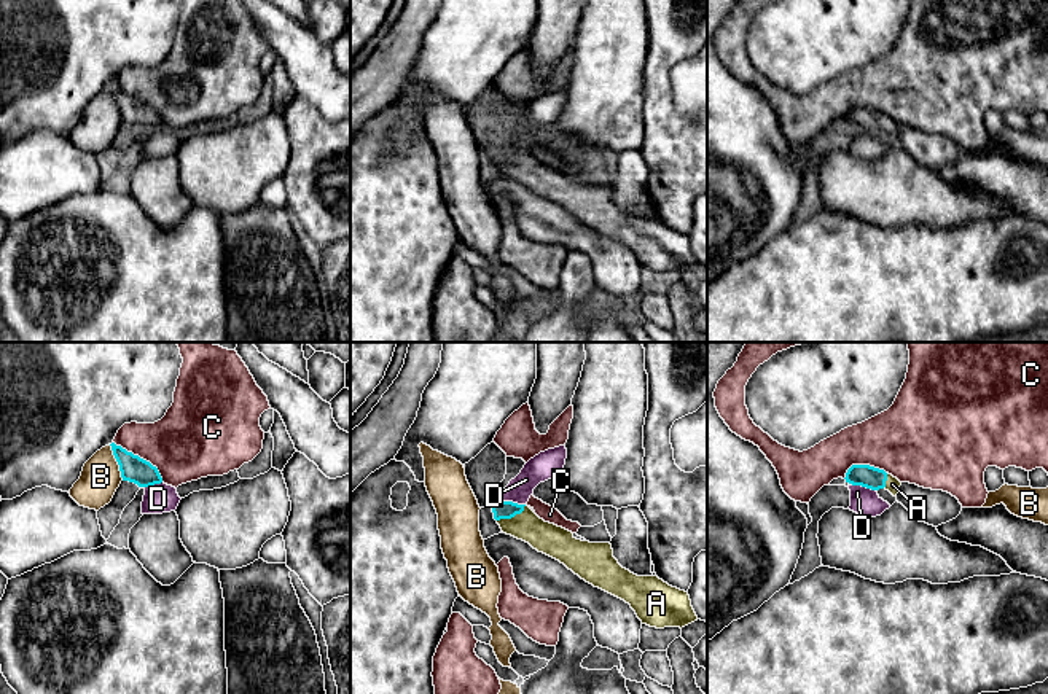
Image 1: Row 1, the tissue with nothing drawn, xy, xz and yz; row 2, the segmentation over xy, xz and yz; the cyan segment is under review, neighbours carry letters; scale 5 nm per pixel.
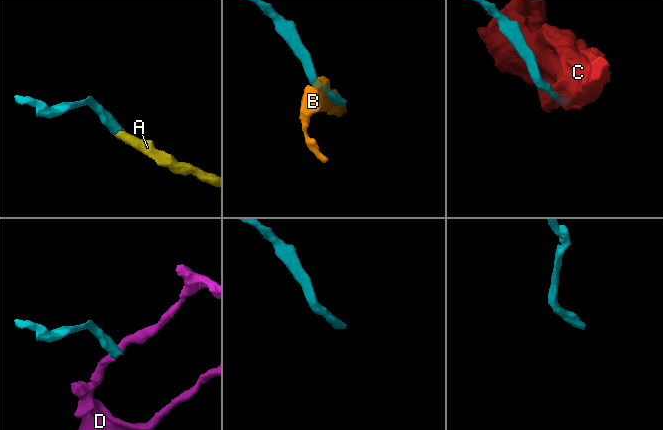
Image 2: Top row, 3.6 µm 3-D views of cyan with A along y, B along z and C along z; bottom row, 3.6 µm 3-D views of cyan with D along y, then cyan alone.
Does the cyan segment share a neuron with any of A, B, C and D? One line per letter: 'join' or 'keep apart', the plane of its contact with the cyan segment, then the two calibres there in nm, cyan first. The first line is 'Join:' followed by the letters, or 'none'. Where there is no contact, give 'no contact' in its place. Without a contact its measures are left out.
Join: A
A: join; contact in xz; calibres 100 and 160 nm
B: keep apart; contact in xy; calibres 130 and 200 nm
C: keep apart; contact in xy; calibres 130 and 380 nm
D: keep apart; contact in xz; calibres 100 and 140 nm

